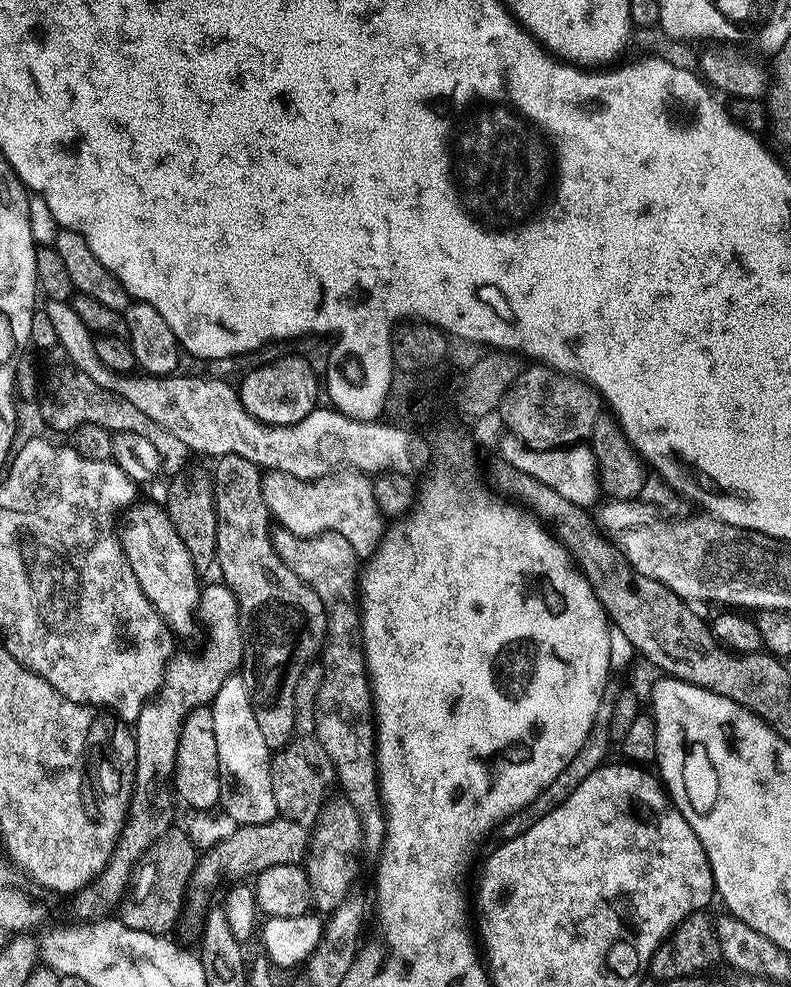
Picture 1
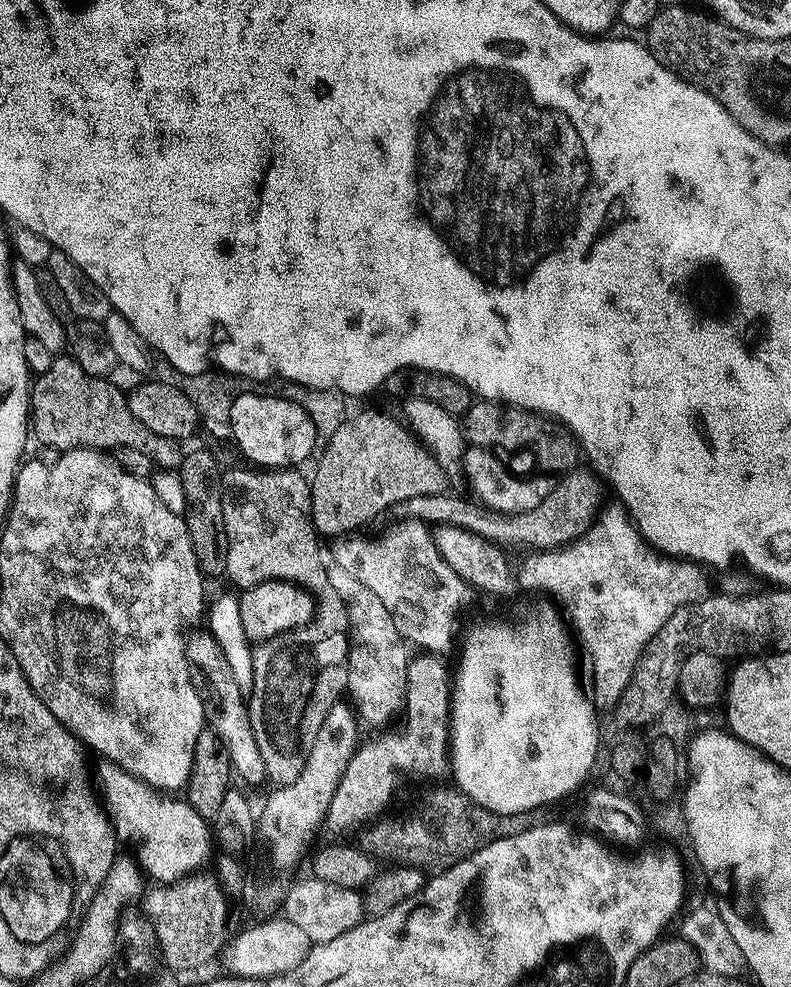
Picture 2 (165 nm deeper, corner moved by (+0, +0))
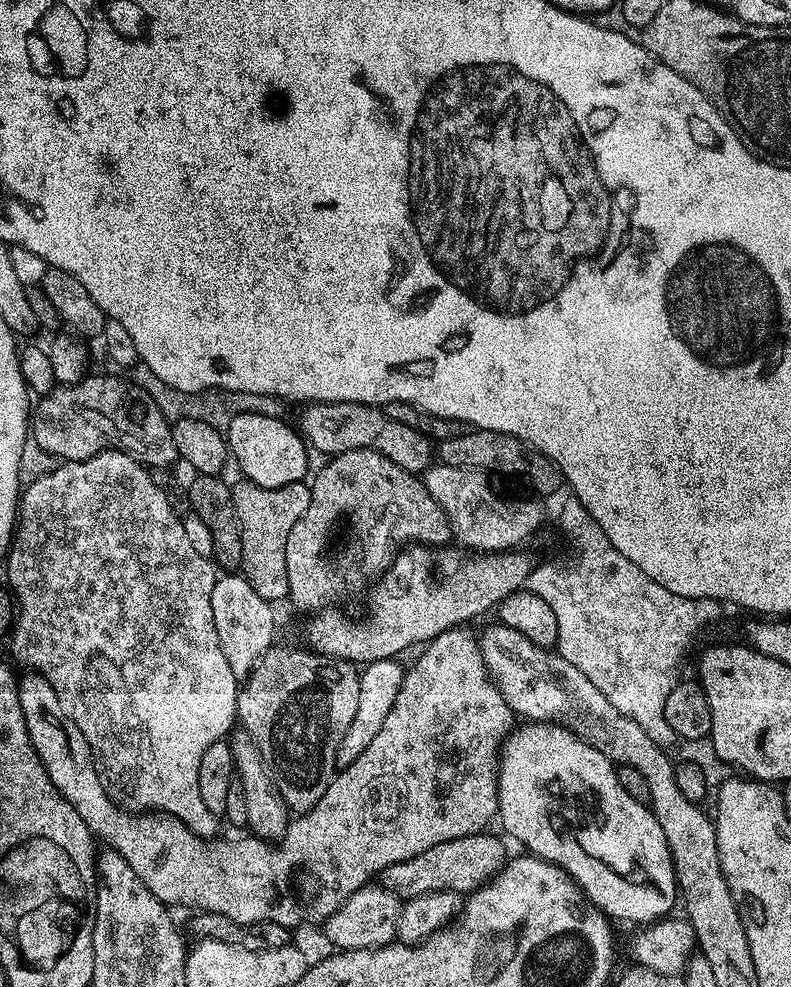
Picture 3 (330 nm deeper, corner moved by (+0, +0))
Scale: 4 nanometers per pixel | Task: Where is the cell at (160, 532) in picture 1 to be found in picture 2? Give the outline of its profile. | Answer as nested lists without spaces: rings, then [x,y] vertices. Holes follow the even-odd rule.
[[[208,630],[192,633],[189,631],[184,642],[184,653],[188,663],[188,673],[192,676],[192,685],[196,687],[204,707],[207,727],[214,734],[218,734],[228,755],[231,771],[235,775],[237,772],[248,784],[265,783],[264,763],[262,754],[258,754],[258,741],[254,738],[254,730],[250,726],[248,705],[239,692],[237,683],[234,682],[233,671],[226,662],[222,648]]]

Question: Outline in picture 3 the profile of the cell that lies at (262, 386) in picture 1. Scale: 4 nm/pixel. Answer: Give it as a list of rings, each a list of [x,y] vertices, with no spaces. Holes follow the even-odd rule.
[[[263,410],[250,414],[238,414],[226,429],[228,451],[231,459],[240,467],[239,475],[252,484],[277,488],[301,483],[309,475],[309,445],[295,427],[276,416],[267,416]]]

